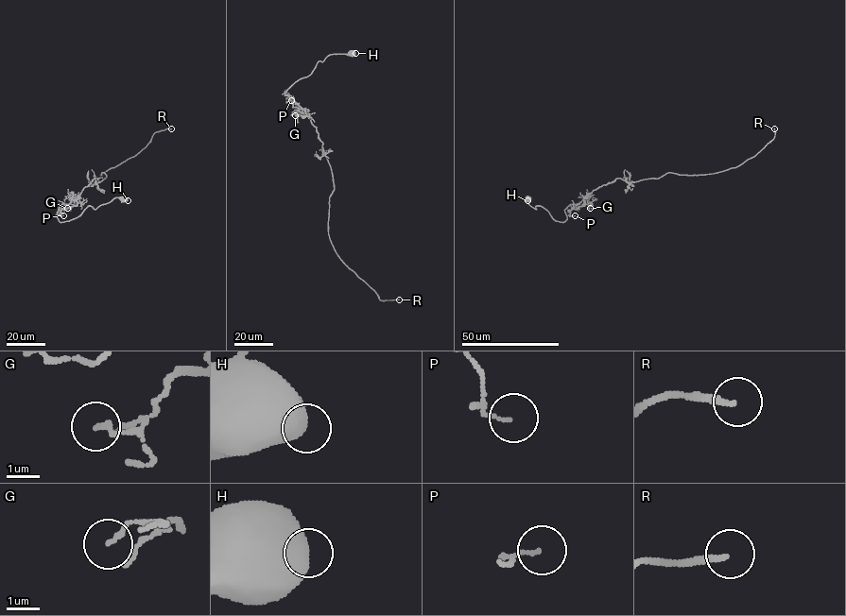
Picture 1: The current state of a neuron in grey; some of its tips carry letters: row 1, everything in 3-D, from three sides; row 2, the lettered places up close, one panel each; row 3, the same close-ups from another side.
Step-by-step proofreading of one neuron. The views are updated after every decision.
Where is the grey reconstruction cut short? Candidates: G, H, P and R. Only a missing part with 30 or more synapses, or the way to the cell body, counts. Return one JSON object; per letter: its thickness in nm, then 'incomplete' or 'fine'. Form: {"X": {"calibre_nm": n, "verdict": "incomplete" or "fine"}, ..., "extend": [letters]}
{"G": {"calibre_nm": 150, "verdict": "fine"}, "H": {"calibre_nm": 900, "verdict": "fine"}, "P": {"calibre_nm": 90, "verdict": "fine"}, "R": {"calibre_nm": 190, "verdict": "incomplete"}, "extend": ["R"]}

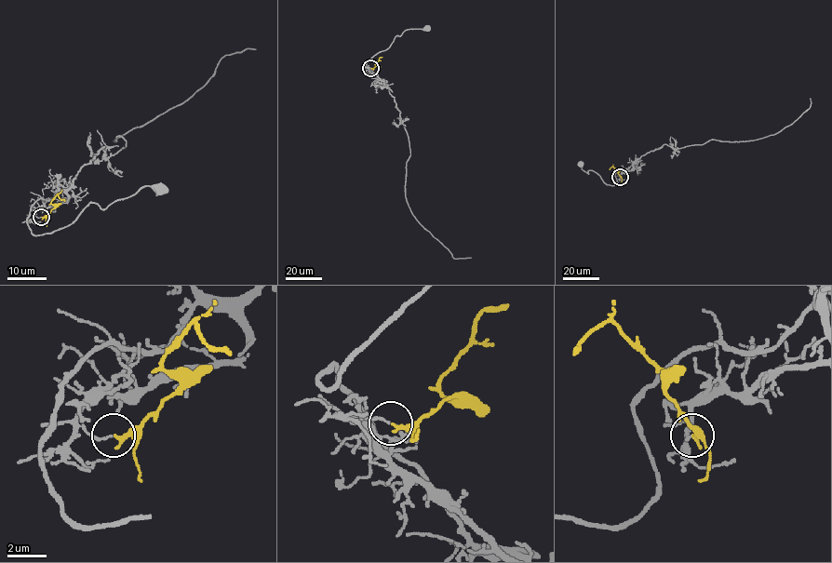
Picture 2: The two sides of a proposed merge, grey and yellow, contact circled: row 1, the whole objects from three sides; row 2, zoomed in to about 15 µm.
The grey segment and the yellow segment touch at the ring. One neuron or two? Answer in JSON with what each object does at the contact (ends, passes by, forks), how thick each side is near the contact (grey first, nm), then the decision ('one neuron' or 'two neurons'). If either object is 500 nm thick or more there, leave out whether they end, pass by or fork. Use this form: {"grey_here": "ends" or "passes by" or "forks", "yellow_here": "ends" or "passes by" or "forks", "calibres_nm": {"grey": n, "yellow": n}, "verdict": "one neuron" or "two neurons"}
{"grey_here": "ends", "yellow_here": "ends", "calibres_nm": {"grey": 120, "yellow": 240}, "verdict": "two neurons"}

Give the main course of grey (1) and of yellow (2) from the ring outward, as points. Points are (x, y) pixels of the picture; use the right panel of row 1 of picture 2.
1: (621, 177), (637, 159), (664, 144), (676, 149), (713, 139), (745, 141), (773, 135), (806, 112), (810, 99)
2: (621, 177), (612, 167), (609, 169)

